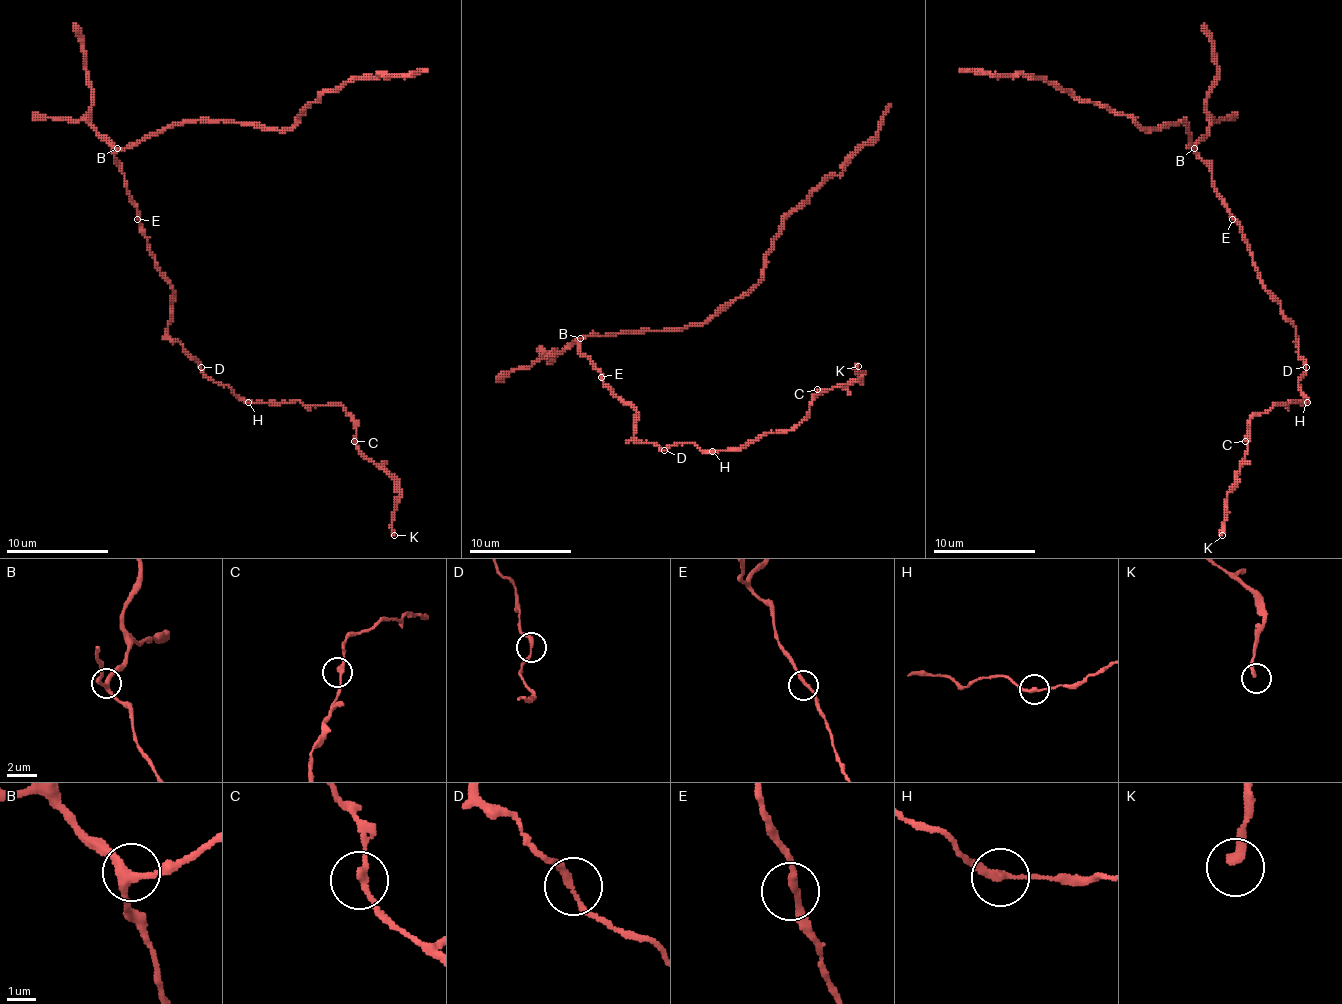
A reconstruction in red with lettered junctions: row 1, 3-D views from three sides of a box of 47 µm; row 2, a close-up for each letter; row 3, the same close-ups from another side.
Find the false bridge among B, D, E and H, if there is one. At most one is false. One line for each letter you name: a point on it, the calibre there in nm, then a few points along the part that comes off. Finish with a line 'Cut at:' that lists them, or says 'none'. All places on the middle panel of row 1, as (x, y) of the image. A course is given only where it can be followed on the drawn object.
H: (712, 451) | 200 nm | (713, 450), (741, 450), (769, 433), (792, 430), (820, 392), (855, 382), (863, 371), (855, 369), (858, 364)
Cut at: H

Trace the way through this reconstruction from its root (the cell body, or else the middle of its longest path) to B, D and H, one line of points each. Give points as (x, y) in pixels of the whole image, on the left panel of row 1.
B: (140, 217), (127, 191), (124, 173), (114, 156), (117, 148)
D: (140, 217), (155, 265), (173, 291), (173, 321), (168, 326), (168, 334), (201, 367)
H: (140, 217), (155, 265), (173, 291), (173, 321), (168, 326), (168, 334), (208, 377), (226, 385), (249, 403)

